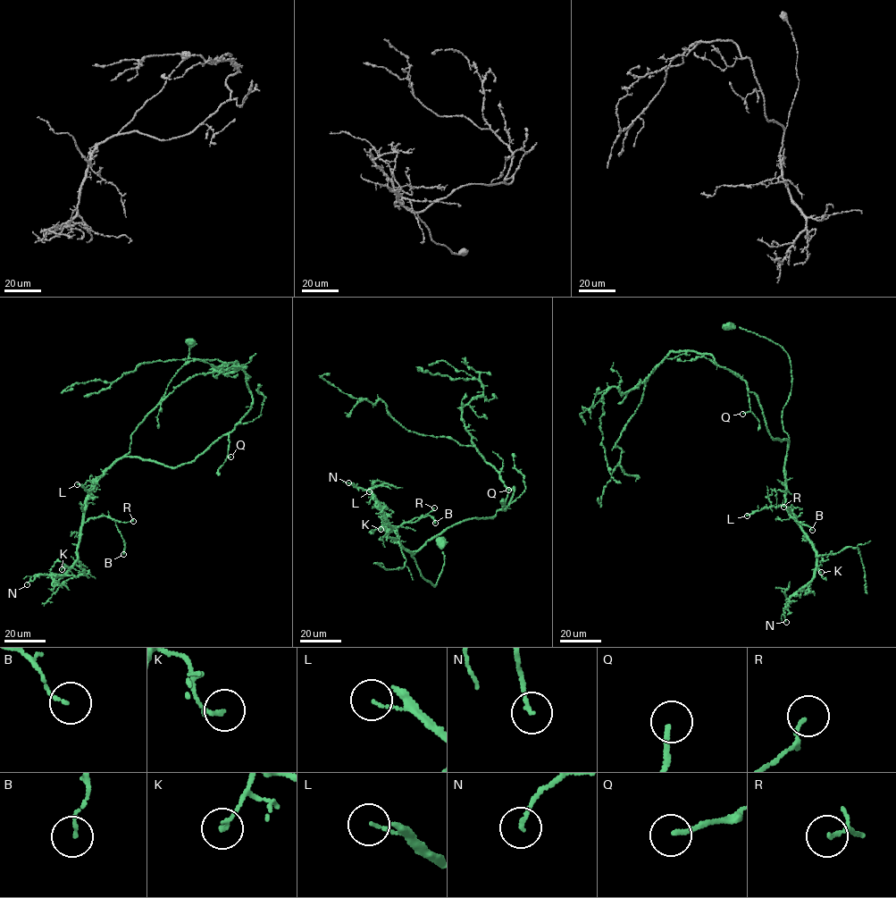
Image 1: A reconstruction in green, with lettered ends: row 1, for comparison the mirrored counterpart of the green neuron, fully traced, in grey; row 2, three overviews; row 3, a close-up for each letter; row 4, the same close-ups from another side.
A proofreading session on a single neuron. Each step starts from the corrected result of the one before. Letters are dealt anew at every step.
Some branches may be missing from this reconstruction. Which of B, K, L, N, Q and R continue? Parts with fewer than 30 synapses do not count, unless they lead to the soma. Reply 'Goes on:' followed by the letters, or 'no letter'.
Goes on: L, Q

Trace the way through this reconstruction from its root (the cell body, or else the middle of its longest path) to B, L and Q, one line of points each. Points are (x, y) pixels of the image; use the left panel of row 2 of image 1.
B: (190, 341), (187, 361), (131, 435), (129, 451), (93, 482), (87, 500), (84, 521), (110, 516), (123, 554)
L: (190, 341), (187, 361), (159, 404), (131, 435), (129, 451), (93, 482), (90, 498), (87, 490), (77, 484)
Q: (190, 341), (187, 361), (132, 433), (124, 456), (179, 466), (227, 434), (230, 457)

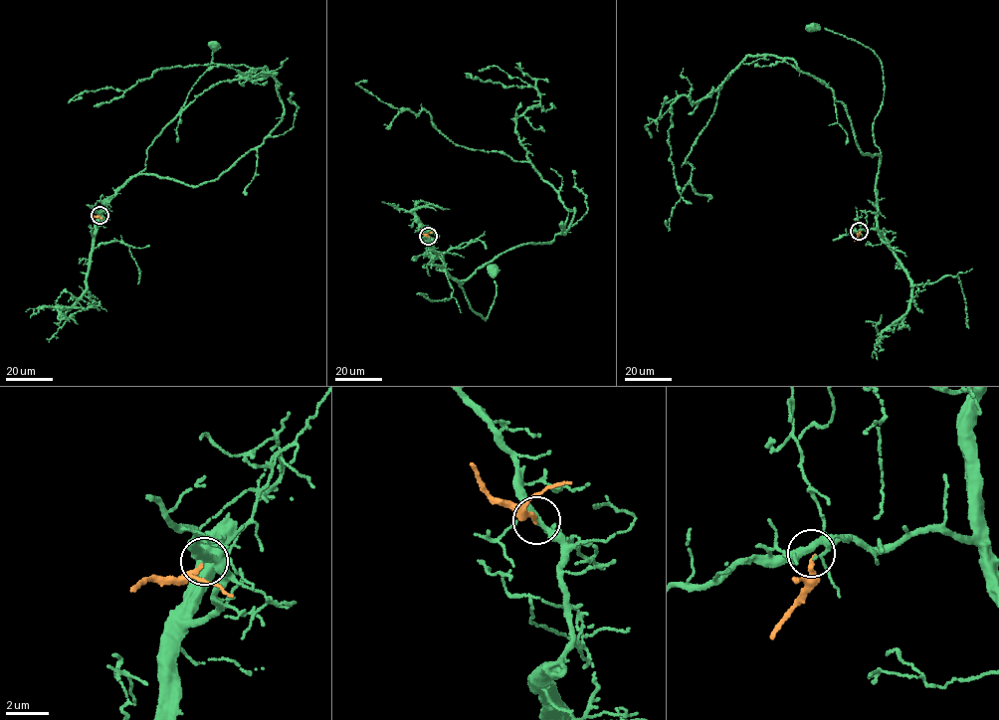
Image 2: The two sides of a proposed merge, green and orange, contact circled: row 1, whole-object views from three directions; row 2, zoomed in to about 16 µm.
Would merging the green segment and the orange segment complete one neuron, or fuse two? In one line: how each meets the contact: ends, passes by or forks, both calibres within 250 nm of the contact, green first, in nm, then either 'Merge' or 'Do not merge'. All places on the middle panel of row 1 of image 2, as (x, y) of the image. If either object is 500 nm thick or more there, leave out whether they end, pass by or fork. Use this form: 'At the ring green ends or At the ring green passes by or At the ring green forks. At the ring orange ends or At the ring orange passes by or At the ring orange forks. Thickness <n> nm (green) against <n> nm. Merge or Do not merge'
At the ring green passes by. At the ring orange ends. Thickness 320 nm (green) against 200 nm. Do not merge

